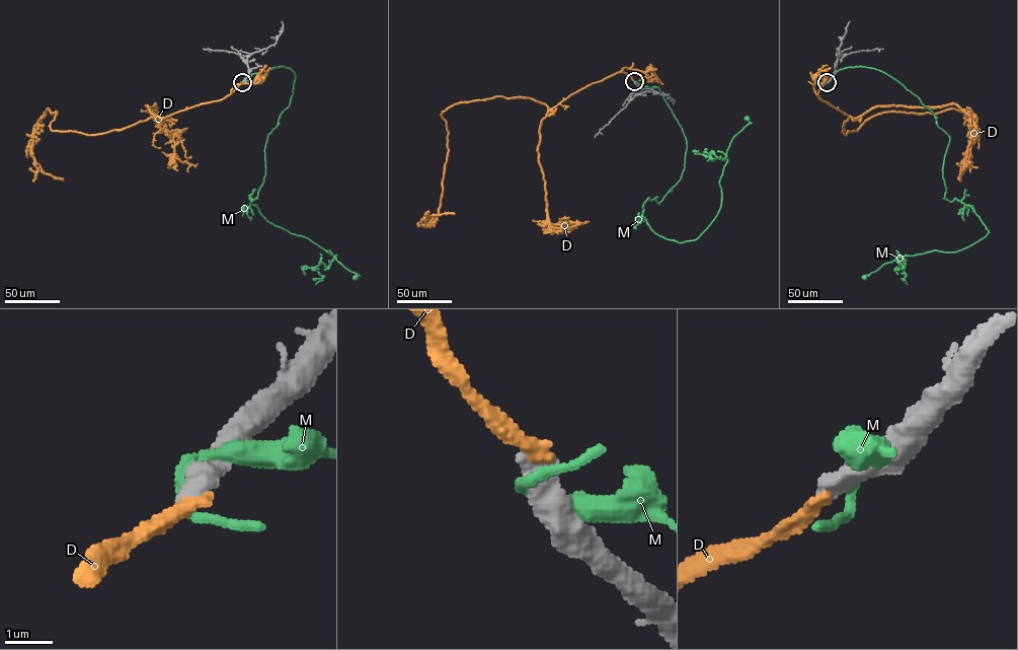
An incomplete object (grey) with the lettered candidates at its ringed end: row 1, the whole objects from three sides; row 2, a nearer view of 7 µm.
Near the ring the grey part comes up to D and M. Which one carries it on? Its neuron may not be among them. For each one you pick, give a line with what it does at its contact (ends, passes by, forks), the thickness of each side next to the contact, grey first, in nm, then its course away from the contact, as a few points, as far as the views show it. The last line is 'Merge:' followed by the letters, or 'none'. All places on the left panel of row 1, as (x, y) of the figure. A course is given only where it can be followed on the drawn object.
Merge: none

